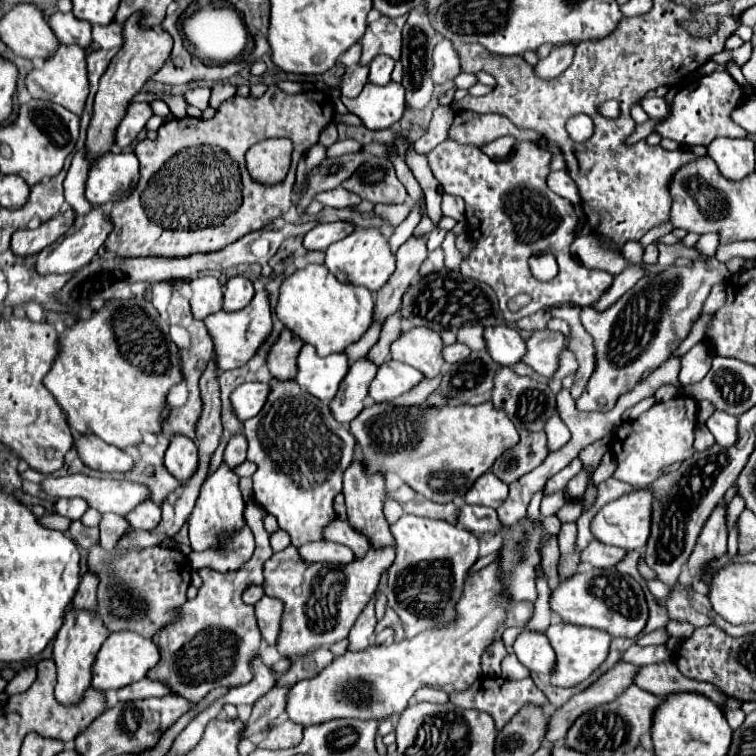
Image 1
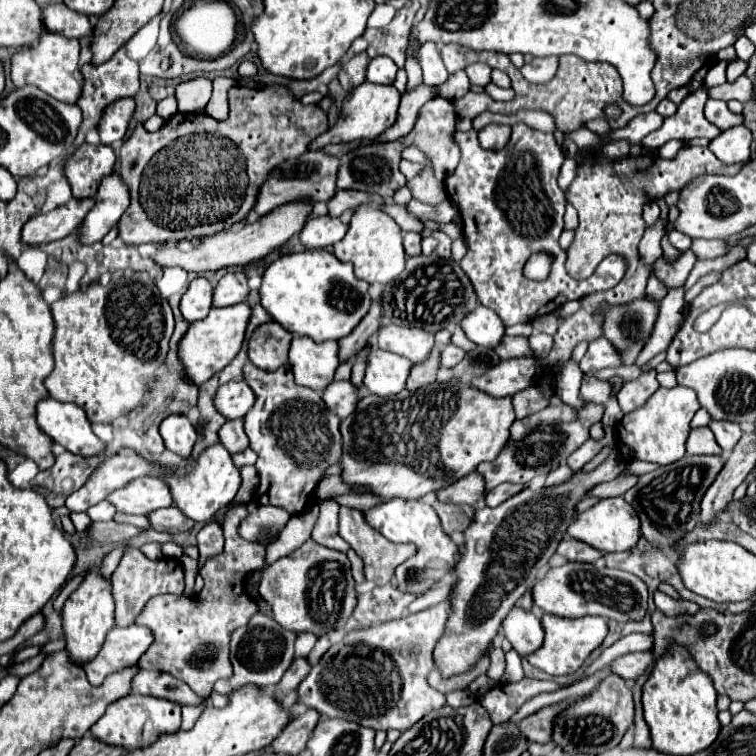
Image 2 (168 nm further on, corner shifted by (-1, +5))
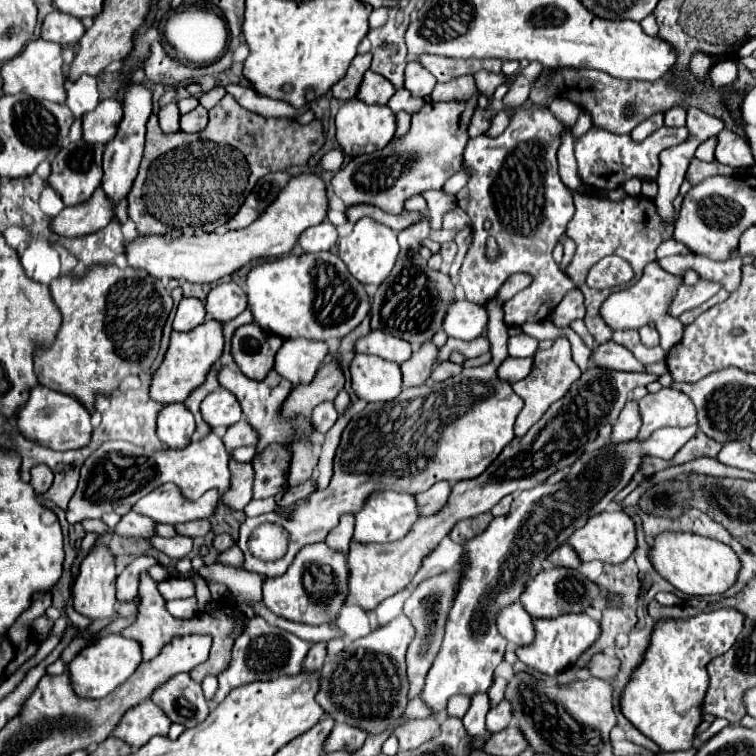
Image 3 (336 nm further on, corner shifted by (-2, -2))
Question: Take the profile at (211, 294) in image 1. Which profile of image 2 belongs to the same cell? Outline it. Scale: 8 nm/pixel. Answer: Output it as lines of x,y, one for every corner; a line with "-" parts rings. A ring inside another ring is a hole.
196,277
188,291
182,295
180,301
180,313
186,321
198,321
204,319
212,307
212,285
206,277

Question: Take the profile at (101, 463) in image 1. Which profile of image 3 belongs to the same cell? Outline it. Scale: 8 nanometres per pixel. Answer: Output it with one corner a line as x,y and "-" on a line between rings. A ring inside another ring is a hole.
37,384
35,388
31,388
29,392
29,400
27,404
19,410
19,430
23,432
23,436
31,442
37,442
45,448
51,450
79,450
85,448
91,442
91,416
89,412
71,396
67,394
59,394
49,390
47,386

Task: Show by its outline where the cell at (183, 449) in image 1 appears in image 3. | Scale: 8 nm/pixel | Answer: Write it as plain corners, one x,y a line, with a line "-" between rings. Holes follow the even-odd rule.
167,404
157,418
157,436
169,450
179,450
191,444
195,420
183,404

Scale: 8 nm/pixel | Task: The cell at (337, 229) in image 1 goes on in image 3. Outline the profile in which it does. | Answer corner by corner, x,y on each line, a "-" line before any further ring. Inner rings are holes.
321,222
309,230
305,230
299,238
299,244
305,252
323,252
335,248
339,242
339,234
331,222

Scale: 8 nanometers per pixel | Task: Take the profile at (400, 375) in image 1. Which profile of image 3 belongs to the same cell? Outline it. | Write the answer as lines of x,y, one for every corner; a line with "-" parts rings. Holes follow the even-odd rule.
357,354
349,372
357,398
365,402
387,402
401,392
401,368
395,362

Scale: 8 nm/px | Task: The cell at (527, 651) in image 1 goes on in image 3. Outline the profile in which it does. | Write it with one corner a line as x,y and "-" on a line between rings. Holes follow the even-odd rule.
515,602
499,612
497,628
505,636
505,640
515,648
533,644
533,638
535,638
533,618
525,612
521,602

